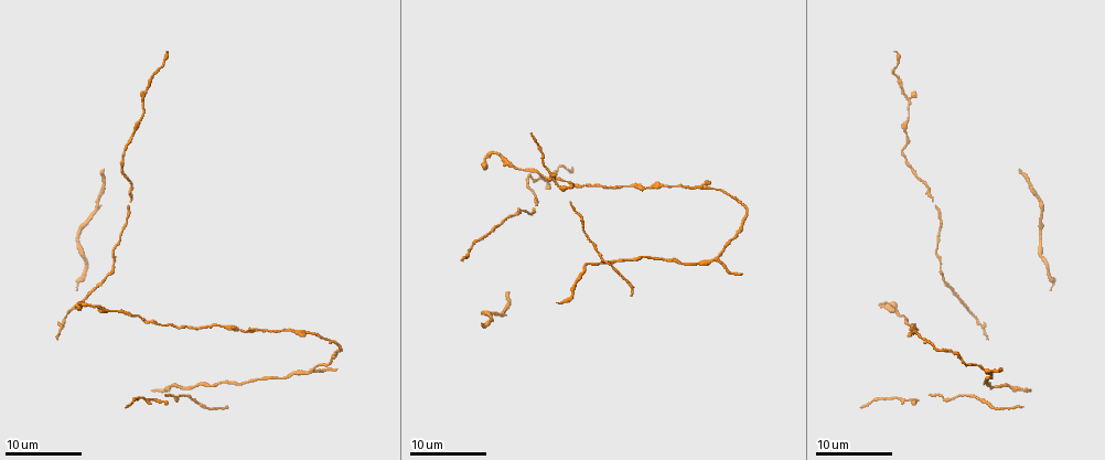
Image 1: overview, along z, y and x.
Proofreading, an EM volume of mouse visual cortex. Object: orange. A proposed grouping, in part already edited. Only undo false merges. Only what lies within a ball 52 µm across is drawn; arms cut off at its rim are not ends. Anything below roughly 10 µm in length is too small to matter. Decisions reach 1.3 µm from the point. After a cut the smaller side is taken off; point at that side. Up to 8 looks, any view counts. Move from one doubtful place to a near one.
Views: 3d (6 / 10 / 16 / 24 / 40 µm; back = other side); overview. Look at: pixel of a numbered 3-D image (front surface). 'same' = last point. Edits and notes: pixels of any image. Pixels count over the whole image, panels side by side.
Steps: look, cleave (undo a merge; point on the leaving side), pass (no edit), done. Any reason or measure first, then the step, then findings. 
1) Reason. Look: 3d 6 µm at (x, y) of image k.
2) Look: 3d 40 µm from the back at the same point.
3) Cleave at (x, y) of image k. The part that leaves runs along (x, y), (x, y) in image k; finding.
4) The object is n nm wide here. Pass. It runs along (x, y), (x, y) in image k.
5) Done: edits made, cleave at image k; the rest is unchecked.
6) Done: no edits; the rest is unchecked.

Look: 3d 10 µm at (506, 217) of image 1.

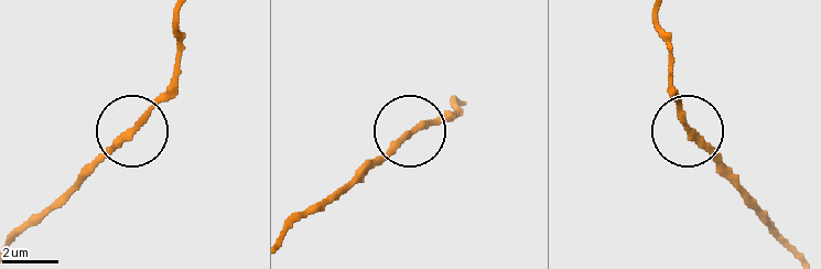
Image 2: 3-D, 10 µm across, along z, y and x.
Look: 3d 10 µm from the back at (140, 123) of image 2.

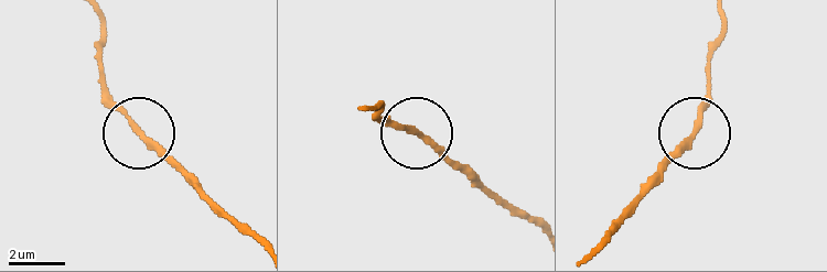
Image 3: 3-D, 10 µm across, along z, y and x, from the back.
Pass. All the same neuron.

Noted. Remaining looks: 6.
Thin neck. Look: 3d 10 µm at (222, 325) of image 1.

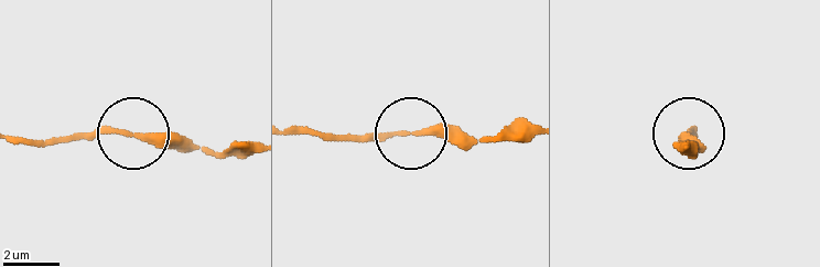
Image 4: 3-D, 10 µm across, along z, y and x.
Closer look. Look: 3d 6 µm at (123, 132) of image 4.

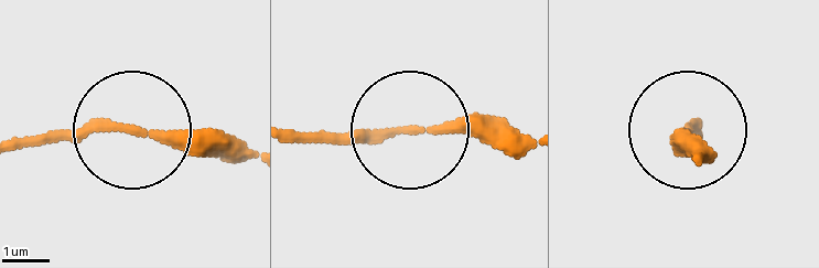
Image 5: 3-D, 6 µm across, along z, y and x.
The object is 180 nm wide here. Pass. All the same neuron.

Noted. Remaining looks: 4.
Thick turns thin. Look: 3d 10 µm at (261, 330) of image 1.

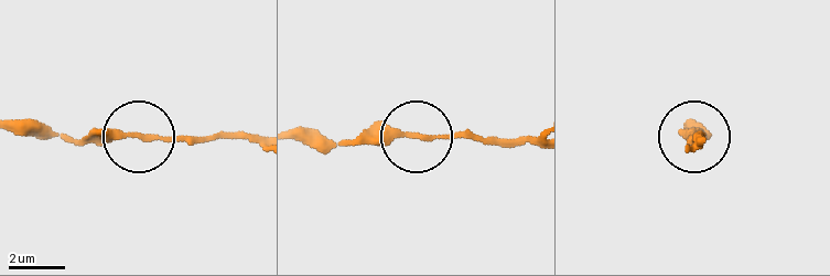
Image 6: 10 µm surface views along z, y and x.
Closer look. Look: 3d 6 µm at (137, 133) of image 6.

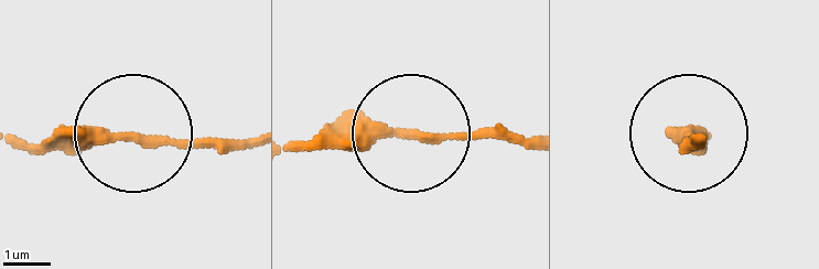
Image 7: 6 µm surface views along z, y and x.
Pass. It runs along (299, 139), (525, 139) in image 7; continuous, no second neuron.

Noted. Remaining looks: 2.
Look: 3d 6 µm at (910, 105) of image 1.

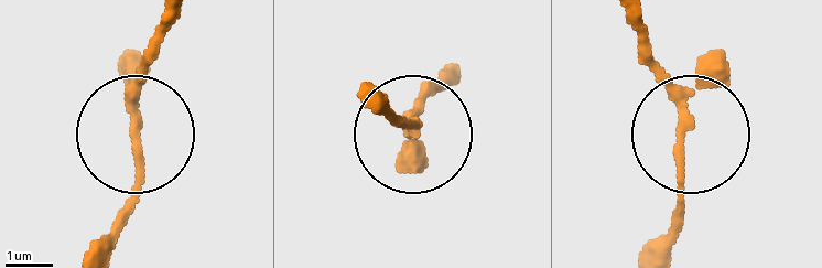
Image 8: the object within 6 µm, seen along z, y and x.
Pass. It runs along (96, 244), (136, 173), (136, 78), (154, 34) in image 8; continuous, no second neuron.

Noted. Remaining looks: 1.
Done: no edits; the rest is unchecked.

